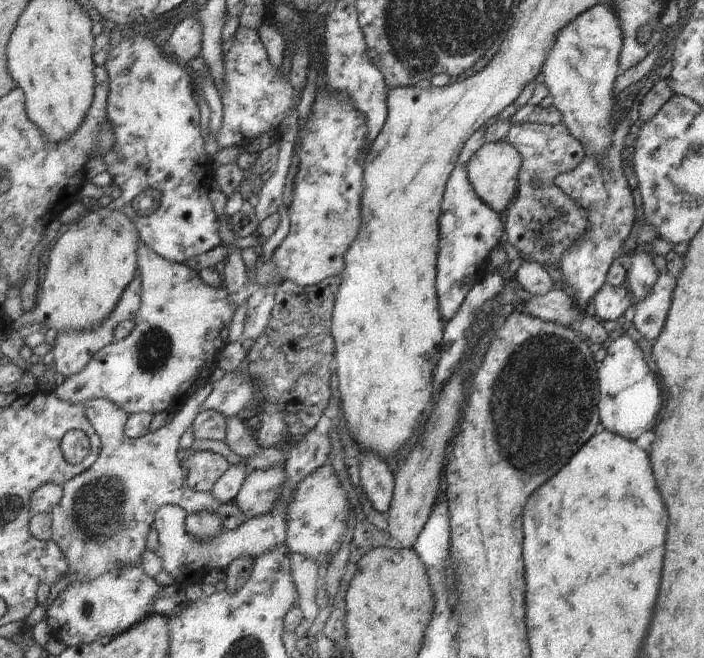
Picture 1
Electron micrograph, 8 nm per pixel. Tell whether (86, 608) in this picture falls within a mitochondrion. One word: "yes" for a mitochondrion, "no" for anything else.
yes

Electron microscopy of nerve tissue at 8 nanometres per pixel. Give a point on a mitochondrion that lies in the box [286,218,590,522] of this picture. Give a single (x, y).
(527, 449)

